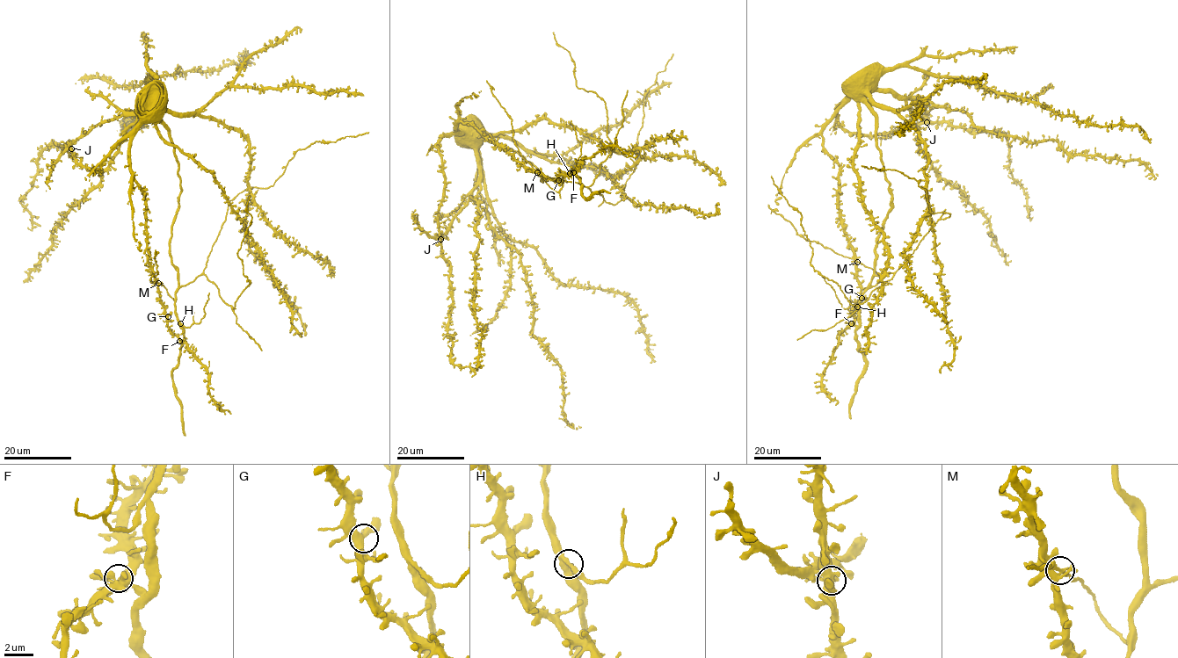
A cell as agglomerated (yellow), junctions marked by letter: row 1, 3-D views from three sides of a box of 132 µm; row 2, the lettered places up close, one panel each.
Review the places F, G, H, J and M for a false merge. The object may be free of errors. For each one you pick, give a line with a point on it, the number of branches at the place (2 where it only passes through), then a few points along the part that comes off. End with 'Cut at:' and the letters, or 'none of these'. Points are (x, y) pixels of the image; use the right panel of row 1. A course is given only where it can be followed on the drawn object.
Cut at: none of these

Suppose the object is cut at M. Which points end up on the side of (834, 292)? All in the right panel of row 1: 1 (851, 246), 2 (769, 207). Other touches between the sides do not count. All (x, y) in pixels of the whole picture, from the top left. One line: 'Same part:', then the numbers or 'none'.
Same part: 1

